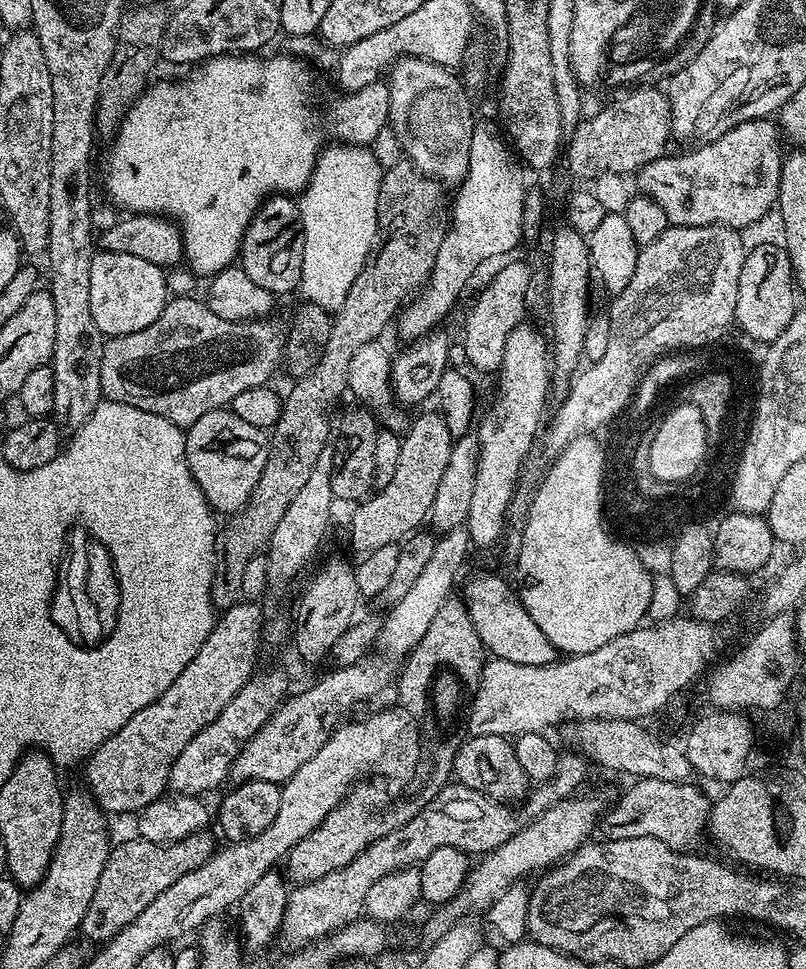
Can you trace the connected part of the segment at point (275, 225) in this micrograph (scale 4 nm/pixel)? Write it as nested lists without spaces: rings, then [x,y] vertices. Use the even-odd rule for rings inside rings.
[[[276,194],[264,201],[259,212],[250,222],[240,245],[239,267],[253,282],[258,282],[262,290],[280,298],[287,292],[296,292],[302,278],[302,258],[304,257],[304,234],[300,227],[300,210],[297,201],[285,195]]]

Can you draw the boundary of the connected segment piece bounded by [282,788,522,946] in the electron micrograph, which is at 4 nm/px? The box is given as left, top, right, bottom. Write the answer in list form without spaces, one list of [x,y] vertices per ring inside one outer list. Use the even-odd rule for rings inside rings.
[[[476,788],[461,793],[461,796],[448,796],[445,800],[436,798],[400,829],[378,838],[372,845],[366,845],[345,868],[335,869],[316,880],[295,885],[288,893],[282,936],[296,944],[292,946],[307,946],[322,940],[361,919],[366,894],[370,894],[370,886],[374,886],[378,878],[400,868],[418,866],[442,846],[454,846],[469,854],[493,852],[522,827],[522,820],[516,817],[512,809],[515,807],[492,800]]]

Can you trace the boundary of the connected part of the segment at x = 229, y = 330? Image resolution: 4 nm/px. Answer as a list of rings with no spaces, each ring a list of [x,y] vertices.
[[[195,295],[176,296],[169,299],[168,305],[146,326],[134,334],[111,337],[105,343],[101,360],[101,393],[107,399],[119,404],[129,404],[158,414],[179,428],[187,430],[202,414],[215,408],[231,405],[242,390],[263,388],[269,383],[272,371],[281,367],[282,355],[286,350],[286,336],[272,322],[237,322],[218,318],[208,309],[203,299],[195,300]]]

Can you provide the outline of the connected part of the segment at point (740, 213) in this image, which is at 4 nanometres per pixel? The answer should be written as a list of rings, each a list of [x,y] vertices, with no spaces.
[[[764,118],[748,120],[734,130],[722,134],[722,138],[693,147],[696,148],[693,152],[684,152],[681,156],[665,154],[654,162],[642,166],[634,176],[637,186],[640,187],[637,188],[639,195],[657,204],[672,226],[721,224],[726,228],[745,230],[744,228],[750,227],[751,224],[758,223],[768,211],[773,211],[782,163],[782,153],[780,154],[780,148],[776,145],[777,129],[768,128],[768,123],[769,121]]]

